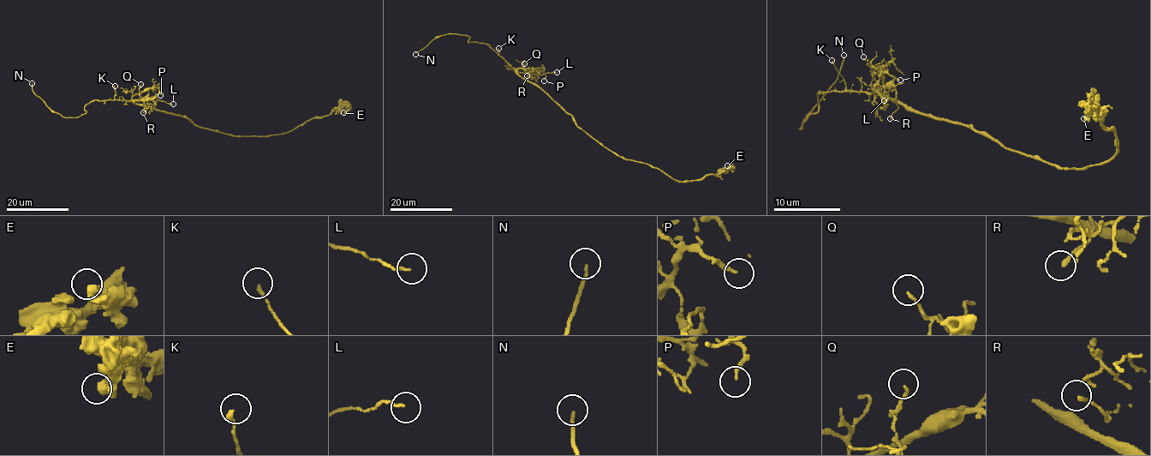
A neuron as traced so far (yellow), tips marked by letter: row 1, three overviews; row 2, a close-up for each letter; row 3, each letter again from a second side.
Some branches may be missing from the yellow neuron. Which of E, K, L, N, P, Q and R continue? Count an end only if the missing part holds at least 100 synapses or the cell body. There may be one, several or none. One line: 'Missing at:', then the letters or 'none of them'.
Missing at: N

